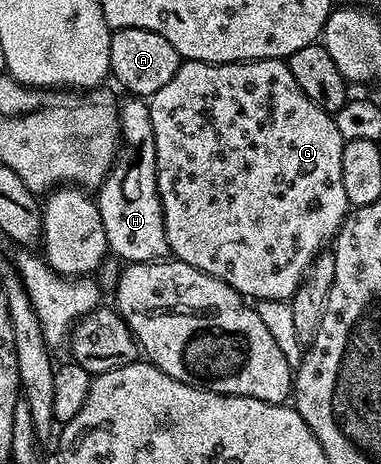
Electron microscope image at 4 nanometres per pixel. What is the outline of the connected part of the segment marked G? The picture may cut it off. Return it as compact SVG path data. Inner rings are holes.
M250 59L246 63L181 62L178 73L170 77L168 84L150 96L148 108L150 121L154 125L156 184L169 252L186 265L194 265L194 269L202 269L202 273L218 277L218 281L230 285L249 300L291 300L298 285L304 280L308 267L325 250L326 245L335 240L350 210L346 189L342 186L342 149L345 139L338 131L335 118L323 111L299 88L287 62L282 59Z

